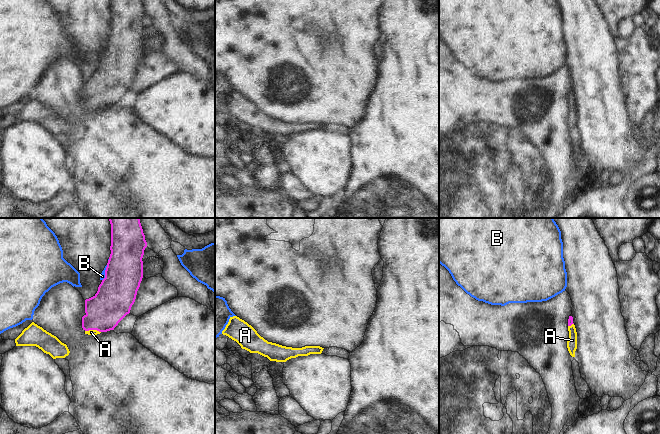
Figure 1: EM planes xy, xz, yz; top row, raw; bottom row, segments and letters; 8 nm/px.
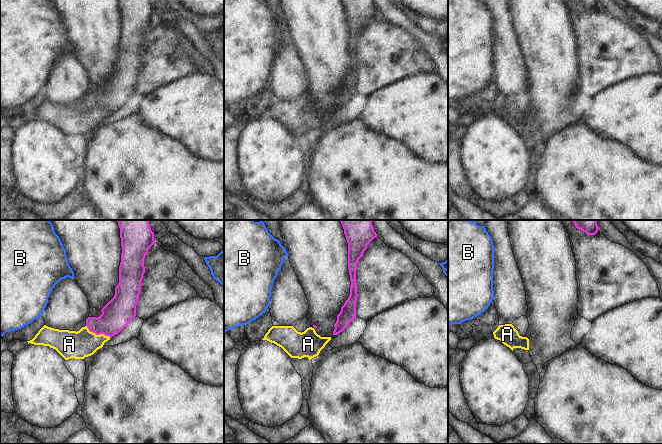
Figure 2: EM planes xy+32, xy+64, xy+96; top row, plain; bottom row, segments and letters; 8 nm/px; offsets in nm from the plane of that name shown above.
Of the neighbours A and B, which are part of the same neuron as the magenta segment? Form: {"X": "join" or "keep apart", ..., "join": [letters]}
{"A": "join", "B": "keep apart", "join": ["A"]}

